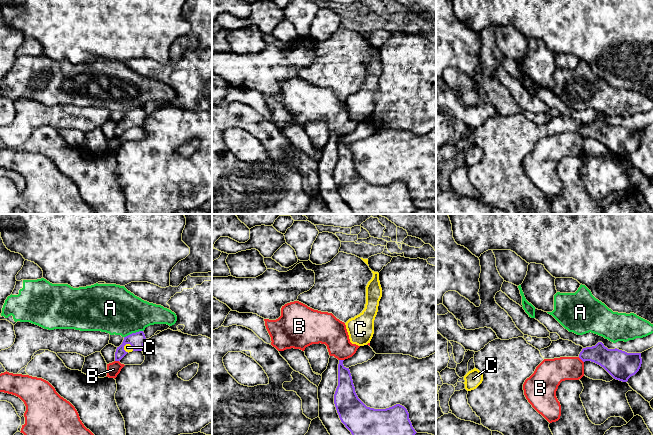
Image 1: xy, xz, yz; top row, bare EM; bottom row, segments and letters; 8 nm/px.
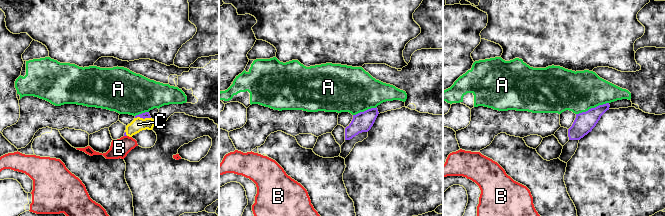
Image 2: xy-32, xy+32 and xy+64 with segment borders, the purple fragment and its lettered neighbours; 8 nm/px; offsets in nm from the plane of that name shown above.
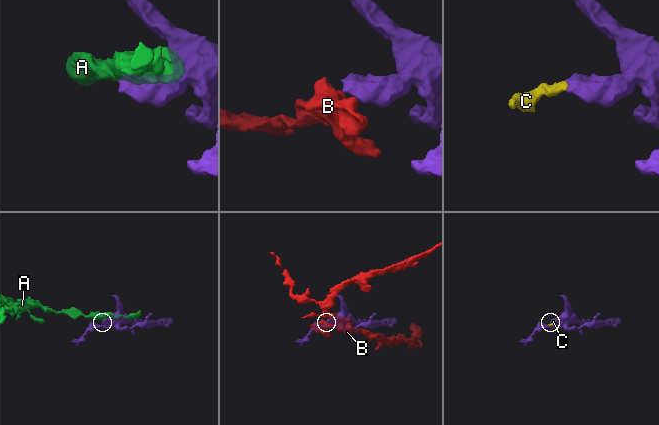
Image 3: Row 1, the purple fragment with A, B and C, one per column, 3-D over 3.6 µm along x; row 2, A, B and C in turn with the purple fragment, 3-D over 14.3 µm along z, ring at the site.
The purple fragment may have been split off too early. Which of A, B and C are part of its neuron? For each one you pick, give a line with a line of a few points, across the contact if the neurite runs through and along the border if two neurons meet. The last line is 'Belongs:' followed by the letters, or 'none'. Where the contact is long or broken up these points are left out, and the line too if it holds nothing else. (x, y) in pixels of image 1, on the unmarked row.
C: line xy (137, 116), (129, 119), (128, 124)
Belongs: C

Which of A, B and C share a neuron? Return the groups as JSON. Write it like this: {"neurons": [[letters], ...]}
{"neurons": [["A"], ["B"], ["C"]]}

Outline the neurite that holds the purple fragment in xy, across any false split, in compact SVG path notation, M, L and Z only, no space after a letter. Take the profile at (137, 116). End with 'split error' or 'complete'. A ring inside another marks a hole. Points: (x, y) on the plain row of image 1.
M143 107L124 113L122 120L116 125L115 137L120 137L129 128L142 127L145 118L146 113Z | split error

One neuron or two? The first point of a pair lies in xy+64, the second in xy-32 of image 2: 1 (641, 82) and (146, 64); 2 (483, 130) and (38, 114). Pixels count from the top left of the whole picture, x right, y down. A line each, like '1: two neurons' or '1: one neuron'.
1: one neuron
2: one neuron

